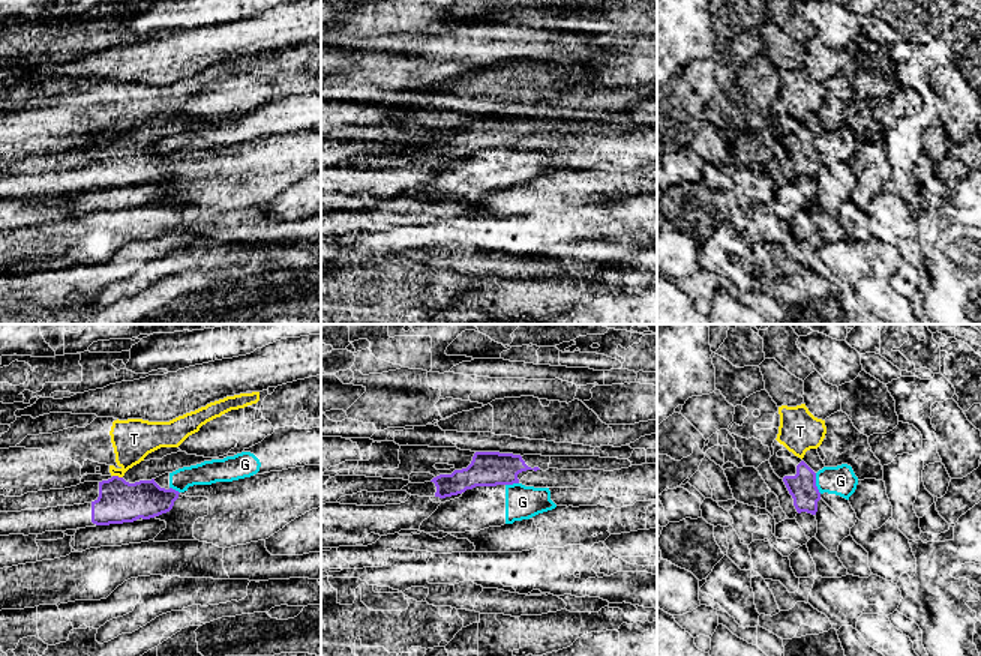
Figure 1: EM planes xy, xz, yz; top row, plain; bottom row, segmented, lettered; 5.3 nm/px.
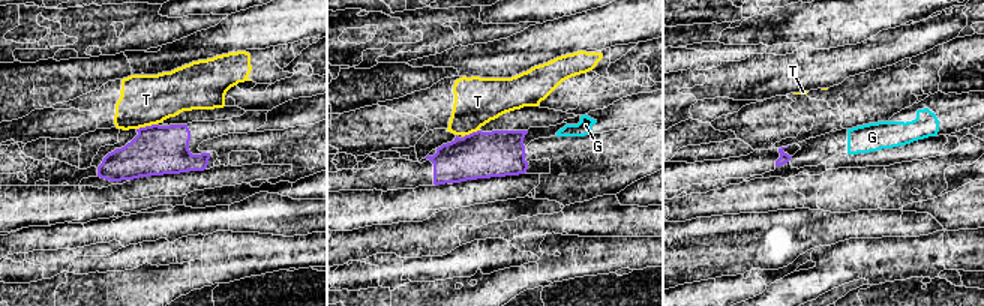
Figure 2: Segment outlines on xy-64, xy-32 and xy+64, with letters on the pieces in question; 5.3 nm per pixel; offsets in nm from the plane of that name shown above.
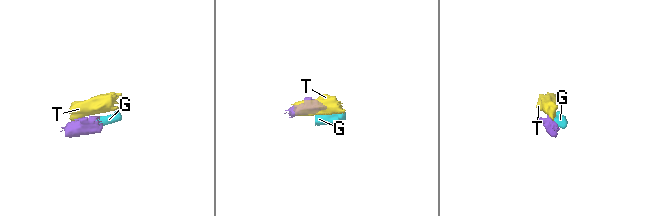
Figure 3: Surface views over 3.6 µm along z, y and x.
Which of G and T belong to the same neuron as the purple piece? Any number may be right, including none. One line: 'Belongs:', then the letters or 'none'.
Belongs: none

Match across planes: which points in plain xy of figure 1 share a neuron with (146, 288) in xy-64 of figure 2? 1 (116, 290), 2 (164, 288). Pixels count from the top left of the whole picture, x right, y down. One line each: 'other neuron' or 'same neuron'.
1: other neuron
2: same neuron

